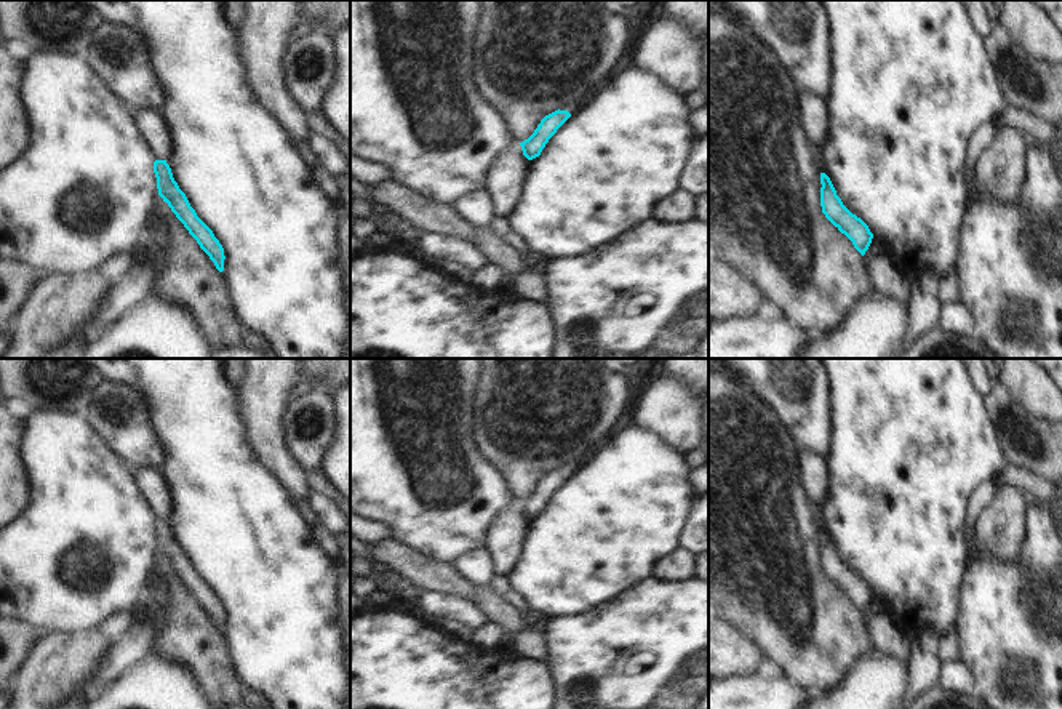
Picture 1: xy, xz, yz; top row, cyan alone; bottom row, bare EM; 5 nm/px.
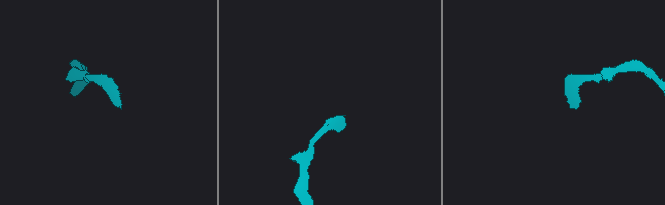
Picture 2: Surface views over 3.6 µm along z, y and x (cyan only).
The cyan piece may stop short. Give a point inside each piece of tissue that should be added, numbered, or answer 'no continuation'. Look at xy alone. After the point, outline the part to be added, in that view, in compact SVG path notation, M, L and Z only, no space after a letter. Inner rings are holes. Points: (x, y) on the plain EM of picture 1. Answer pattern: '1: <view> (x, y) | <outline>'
no continuation

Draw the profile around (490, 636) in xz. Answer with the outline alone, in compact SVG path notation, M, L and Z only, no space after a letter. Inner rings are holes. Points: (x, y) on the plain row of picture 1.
M486 621L485 624L472 631L470 642L486 651L504 650L505 634L501 626Z

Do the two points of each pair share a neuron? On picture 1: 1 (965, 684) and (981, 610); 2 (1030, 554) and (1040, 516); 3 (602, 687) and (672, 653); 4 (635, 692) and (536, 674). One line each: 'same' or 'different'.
1: different
2: same
3: same
4: different

